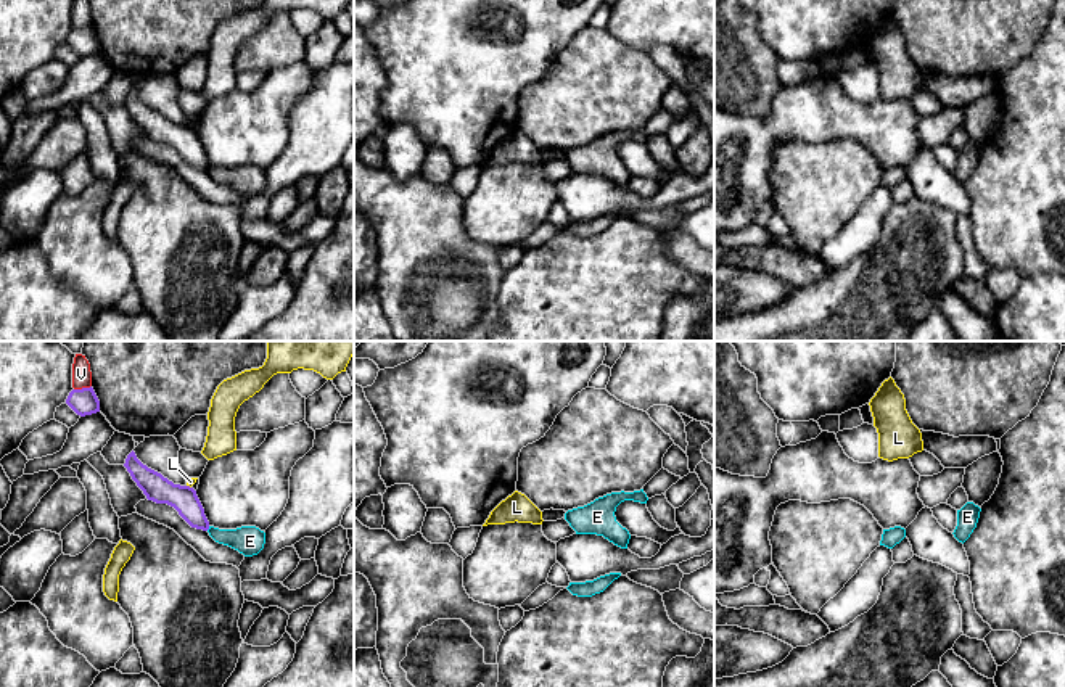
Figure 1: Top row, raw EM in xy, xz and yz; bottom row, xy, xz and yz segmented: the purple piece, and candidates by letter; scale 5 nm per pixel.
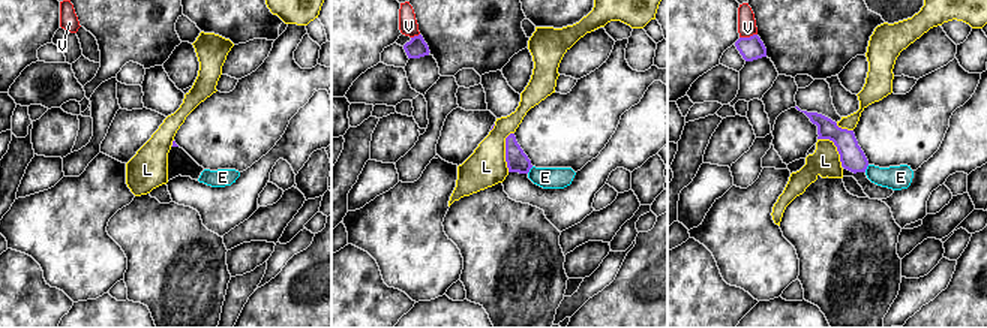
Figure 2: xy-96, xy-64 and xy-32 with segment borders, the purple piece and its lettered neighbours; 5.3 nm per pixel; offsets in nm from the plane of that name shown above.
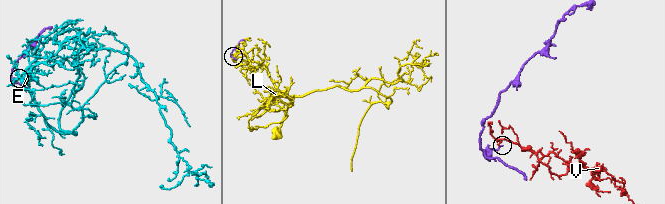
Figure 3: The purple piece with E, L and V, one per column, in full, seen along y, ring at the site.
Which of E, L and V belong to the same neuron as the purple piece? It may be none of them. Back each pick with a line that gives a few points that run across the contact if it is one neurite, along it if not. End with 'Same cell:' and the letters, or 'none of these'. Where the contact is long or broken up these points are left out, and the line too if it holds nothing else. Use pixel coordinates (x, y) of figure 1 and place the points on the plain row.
Same cell: none of these

